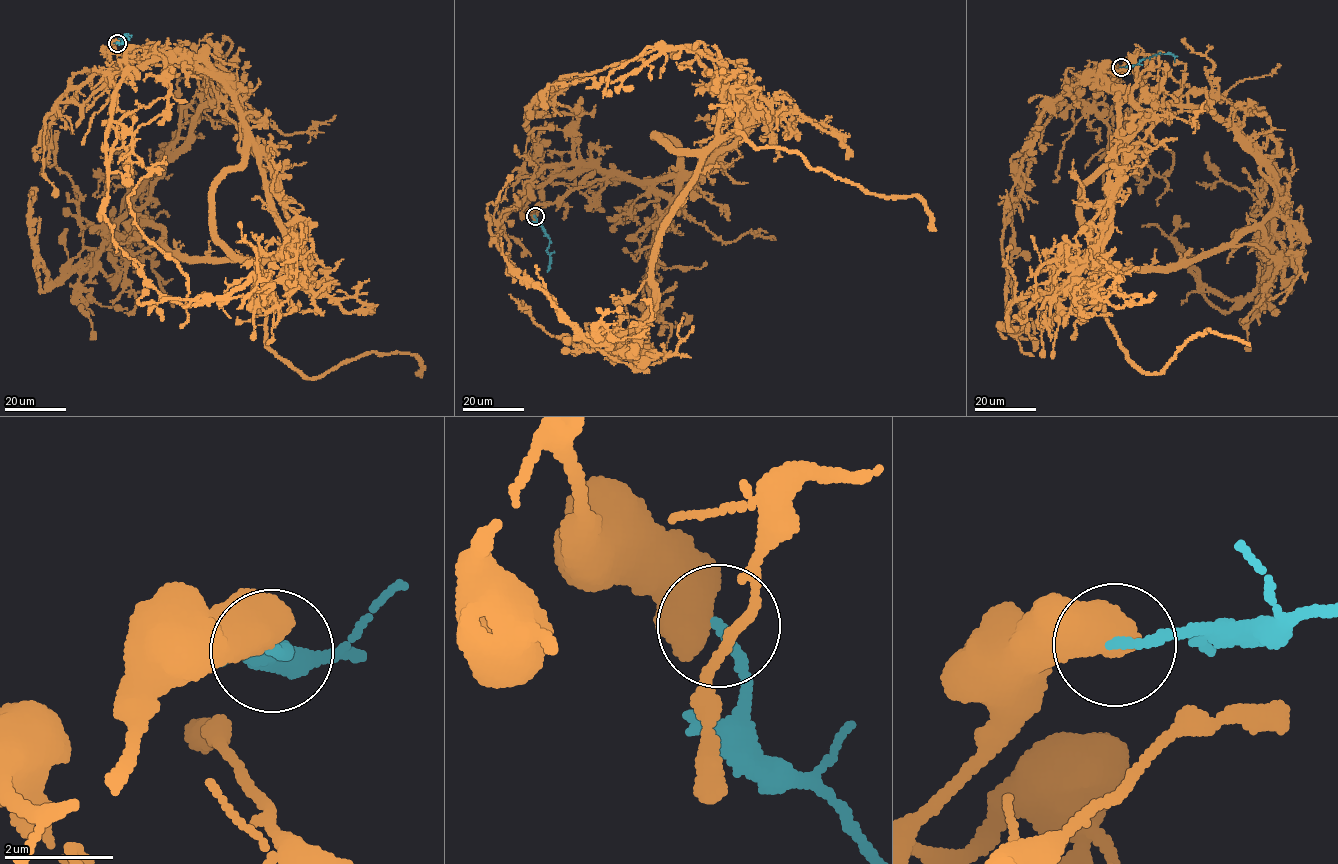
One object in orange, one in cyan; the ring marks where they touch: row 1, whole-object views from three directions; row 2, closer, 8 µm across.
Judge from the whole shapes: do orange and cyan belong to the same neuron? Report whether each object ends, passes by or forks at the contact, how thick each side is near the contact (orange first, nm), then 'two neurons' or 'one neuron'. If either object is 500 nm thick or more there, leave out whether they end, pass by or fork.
850/190 nm | two neurons

